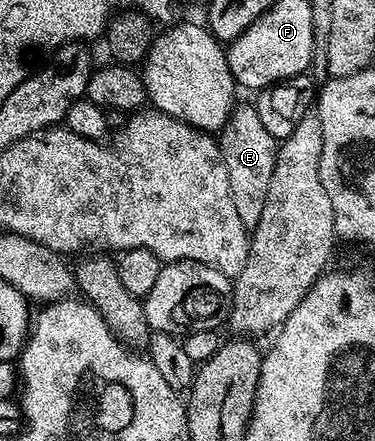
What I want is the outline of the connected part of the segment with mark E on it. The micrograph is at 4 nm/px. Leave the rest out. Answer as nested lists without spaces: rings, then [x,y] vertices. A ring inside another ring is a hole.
[[[240,102],[233,107],[231,118],[220,129],[218,143],[226,162],[226,174],[230,178],[230,198],[234,198],[238,215],[248,229],[256,228],[258,218],[262,218],[262,209],[266,206],[270,178],[274,178],[278,141],[270,135],[266,126],[262,126],[255,103]]]

